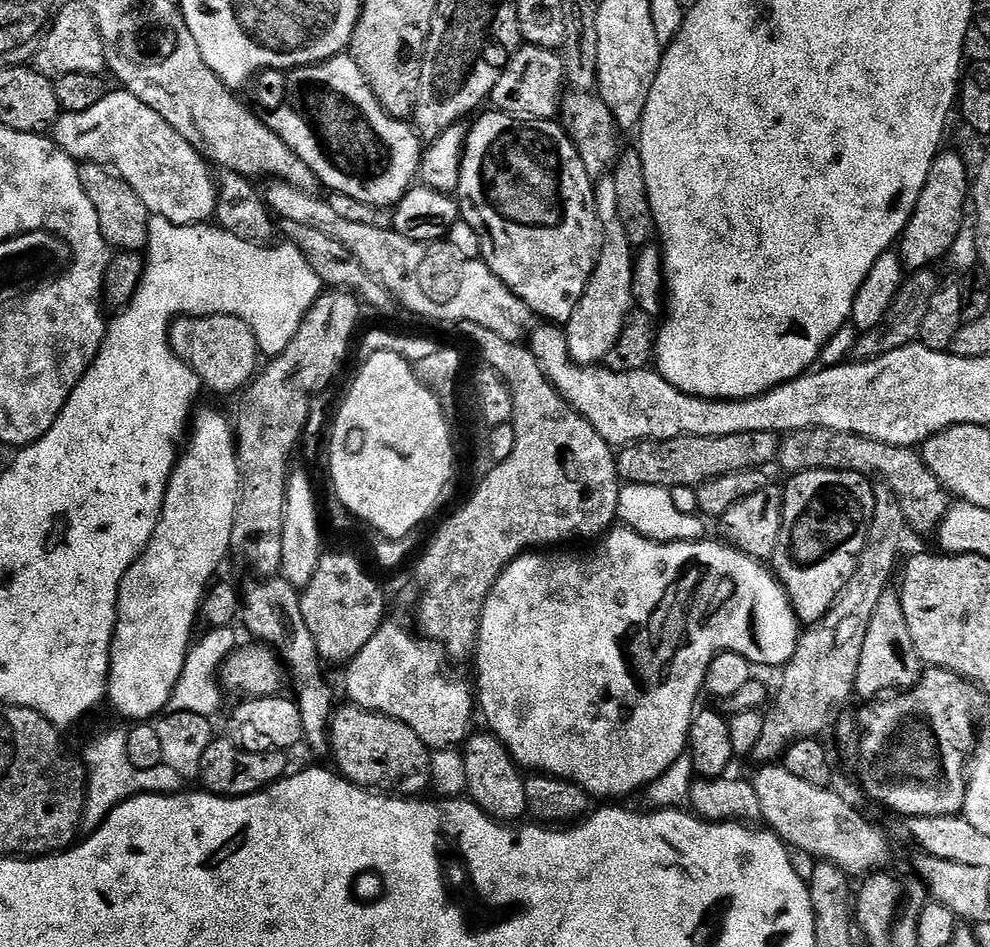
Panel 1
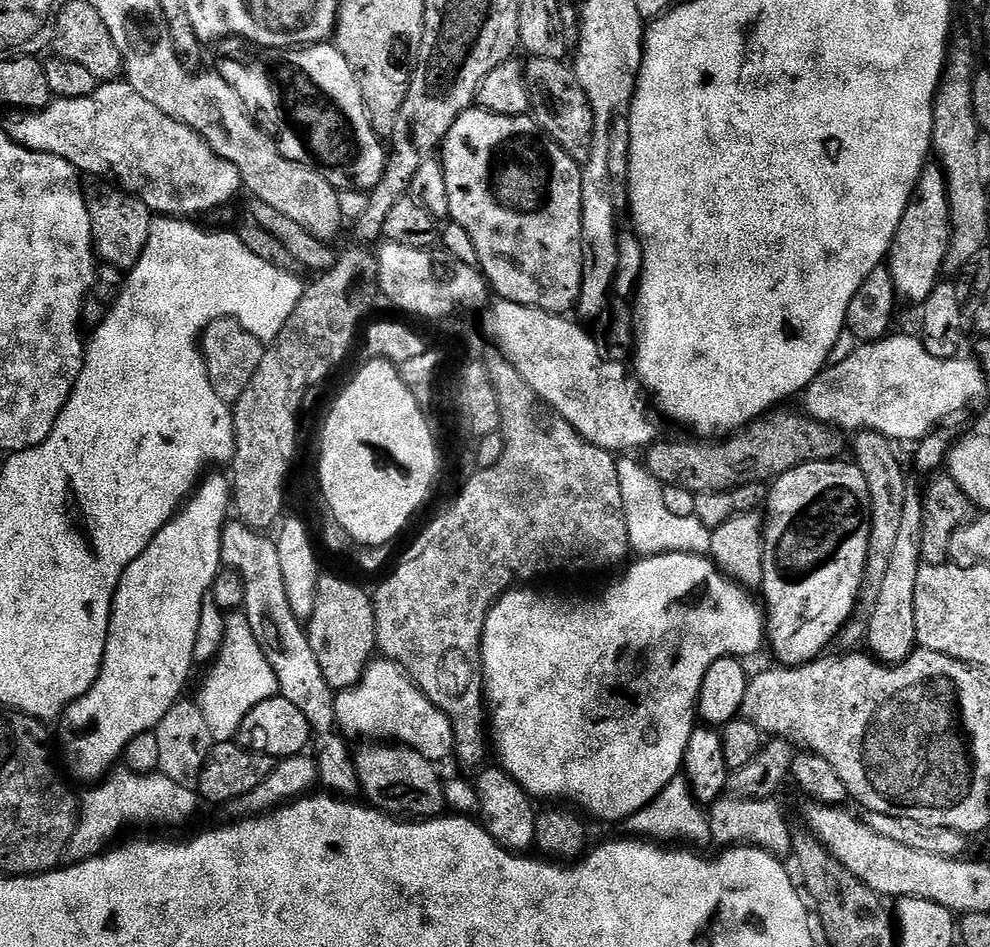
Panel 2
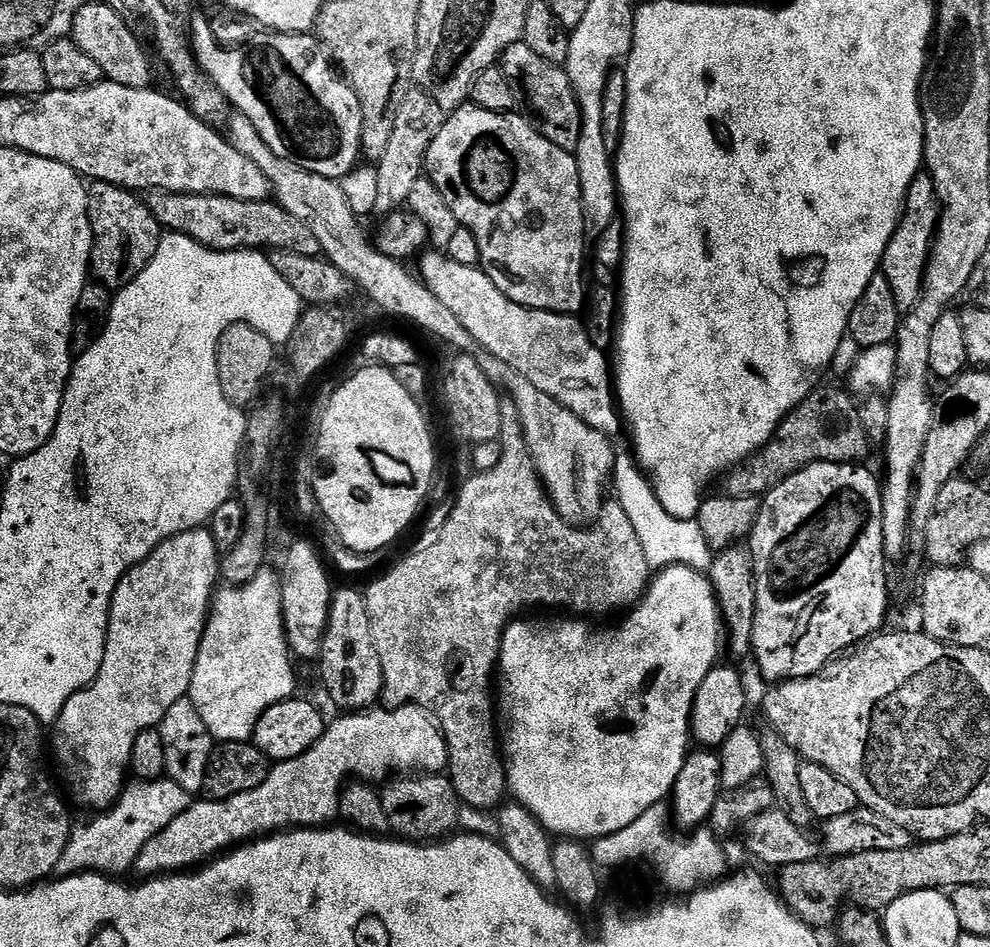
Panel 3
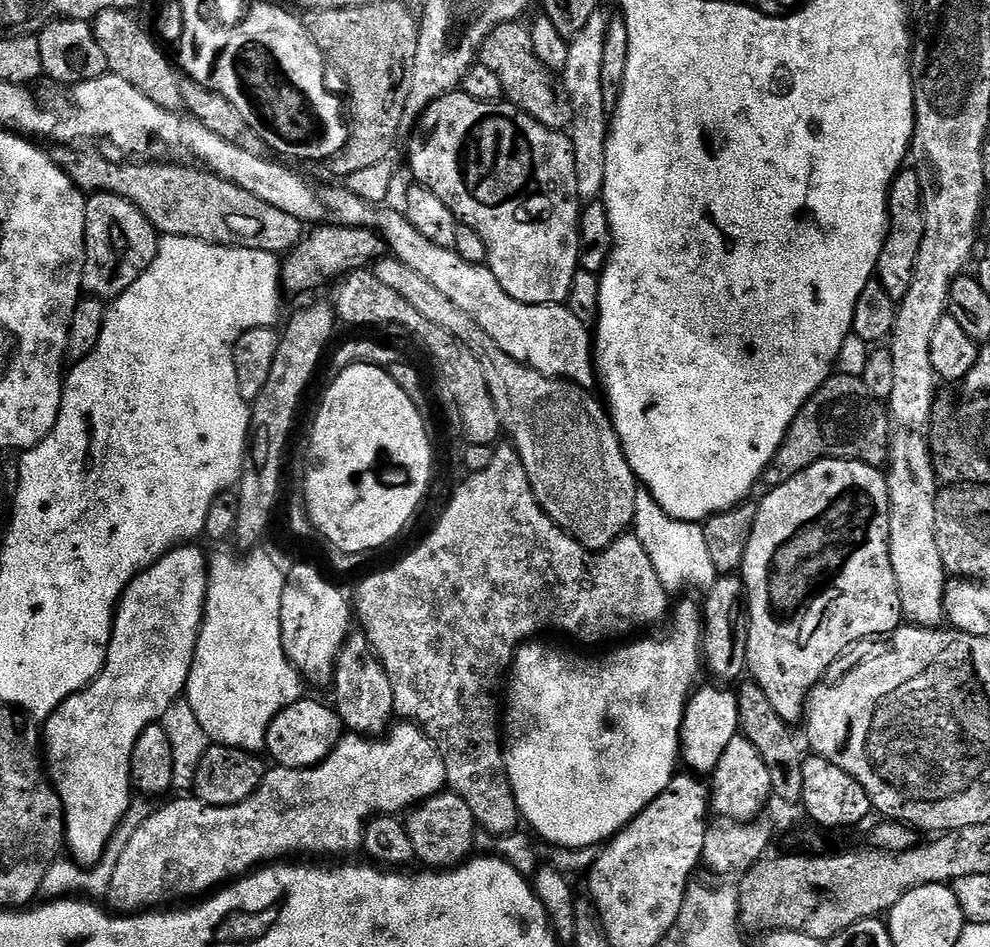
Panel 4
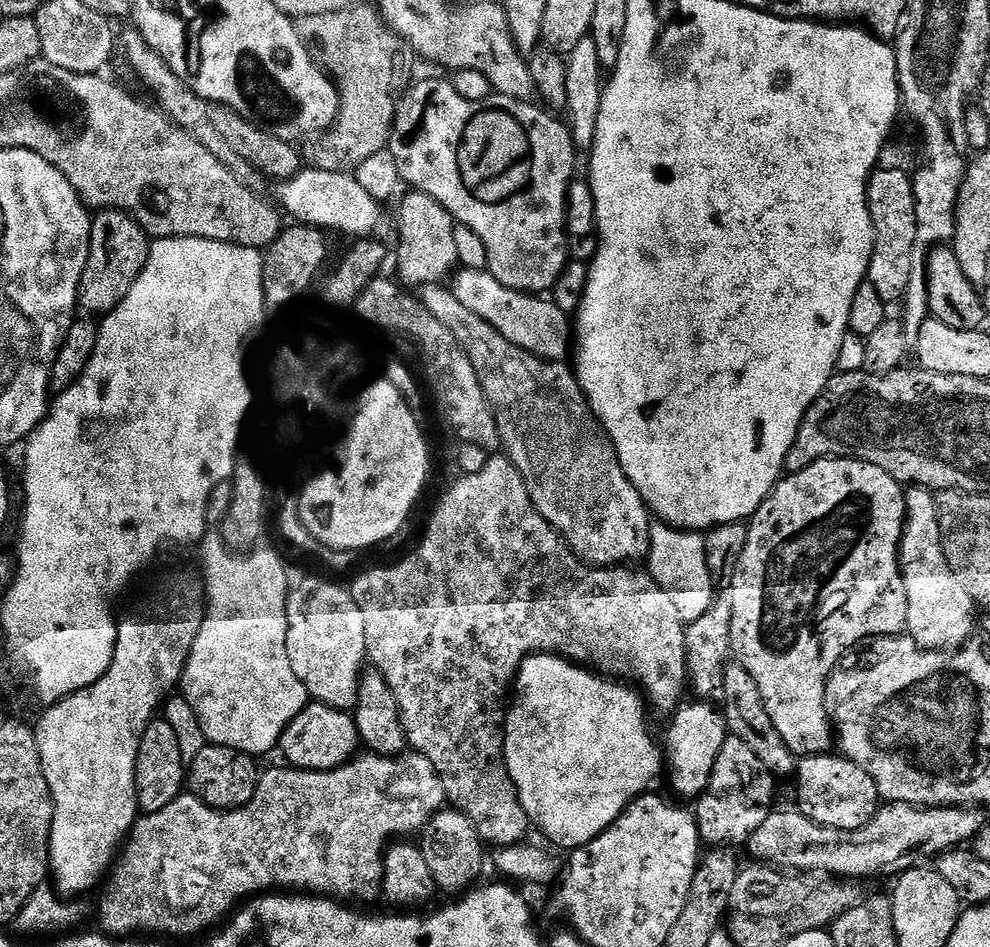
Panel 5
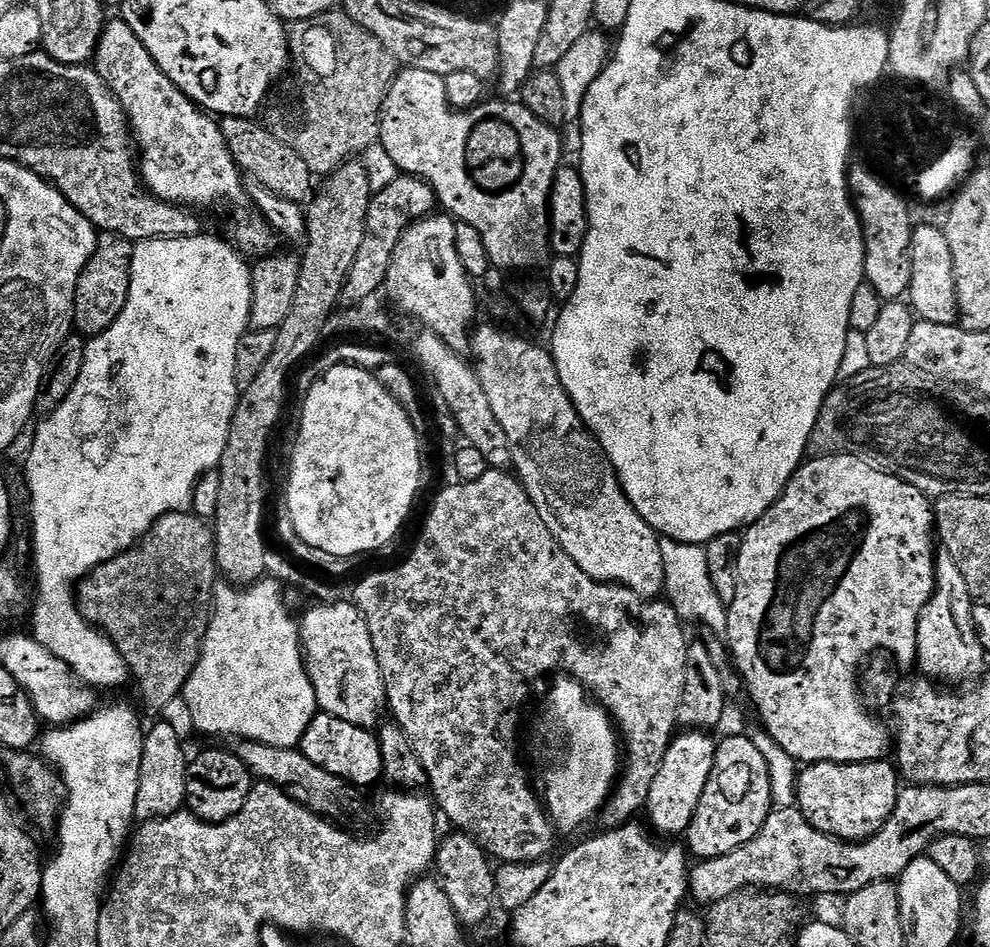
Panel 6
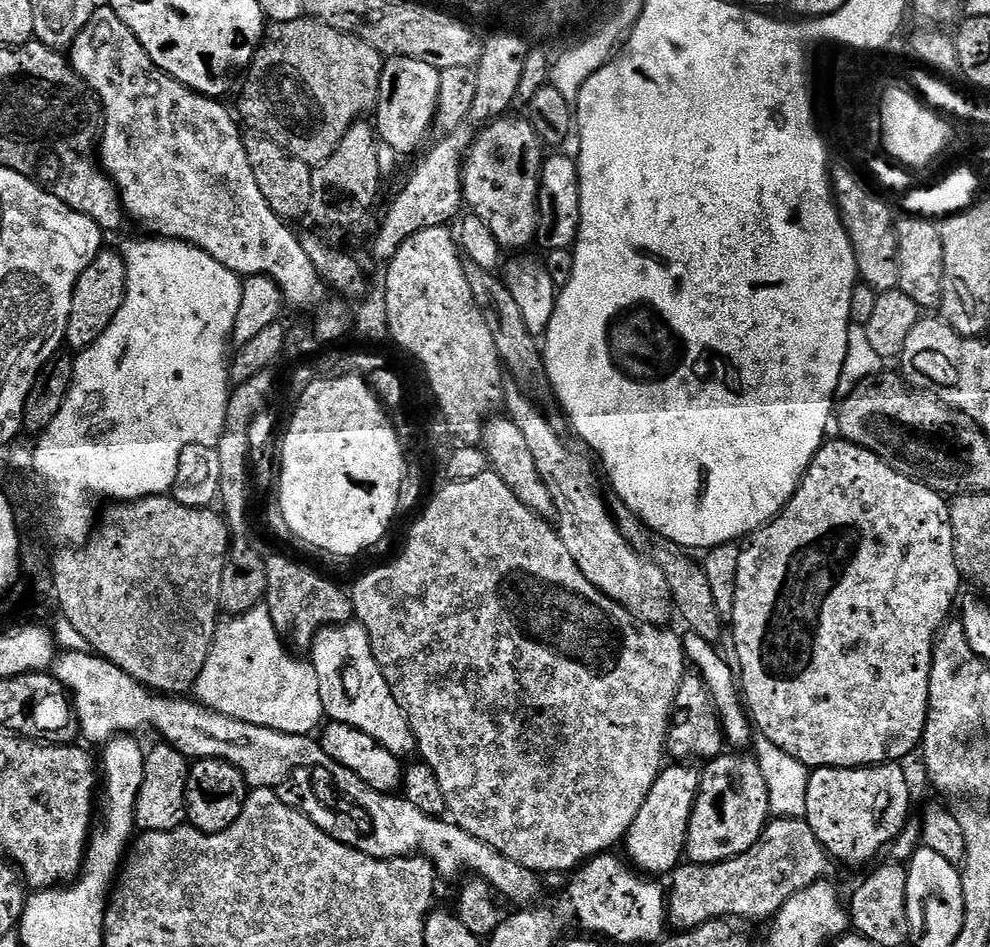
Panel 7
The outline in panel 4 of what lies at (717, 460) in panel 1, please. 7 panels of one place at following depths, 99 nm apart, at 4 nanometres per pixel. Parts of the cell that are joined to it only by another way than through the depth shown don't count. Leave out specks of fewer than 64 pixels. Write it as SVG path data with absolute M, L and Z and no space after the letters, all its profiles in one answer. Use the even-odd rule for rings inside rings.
M833 374L802 406L788 427L776 457L765 469L762 480L769 489L790 482L794 474L806 470L815 460L853 460L883 469L888 462L890 417L887 407L875 400L859 376Z

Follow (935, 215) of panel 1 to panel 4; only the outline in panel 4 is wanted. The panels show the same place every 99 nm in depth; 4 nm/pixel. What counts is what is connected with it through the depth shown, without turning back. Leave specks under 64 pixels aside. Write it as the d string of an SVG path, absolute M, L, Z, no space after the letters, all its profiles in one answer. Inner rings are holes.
M901 170L892 179L888 191L888 233L882 246L882 254L878 258L875 279L897 302L906 298L906 290L910 290L910 282L914 278L914 262L918 258L918 246L922 246L924 237L924 187L920 174L915 170Z

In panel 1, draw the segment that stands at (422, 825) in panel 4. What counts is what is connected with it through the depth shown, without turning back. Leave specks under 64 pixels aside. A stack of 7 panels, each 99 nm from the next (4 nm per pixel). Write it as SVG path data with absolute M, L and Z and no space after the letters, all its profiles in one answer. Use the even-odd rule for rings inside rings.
M337 707L333 711L328 730L330 756L336 759L339 775L360 788L393 798L423 797L430 788L430 750L422 738L418 738L406 722L398 722L393 716L347 707Z

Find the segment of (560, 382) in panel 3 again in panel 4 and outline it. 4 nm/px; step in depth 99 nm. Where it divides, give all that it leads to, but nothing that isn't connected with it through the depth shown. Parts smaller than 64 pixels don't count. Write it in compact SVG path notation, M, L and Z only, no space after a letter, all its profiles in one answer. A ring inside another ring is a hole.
M271 159L257 166L254 172L254 176L256 176L254 191L258 198L278 206L278 210L290 214L301 222L316 220L312 222L331 222L333 225L345 228L371 228L372 231L379 232L381 238L388 243L388 251L395 259L410 266L410 270L414 270L417 274L422 274L422 278L426 278L426 282L430 282L430 286L434 286L434 290L442 290L442 294L446 294L446 298L450 298L450 302L454 302L454 306L458 306L458 310L462 310L469 316L502 351L510 354L510 358L514 358L519 364L525 364L538 370L538 374L543 376L555 376L558 380L569 380L571 384L577 384L579 388L585 390L597 387L598 377L594 367L593 337L585 324L578 322L578 318L574 318L574 314L570 314L567 306L564 304L523 304L518 302L514 298L510 298L510 294L506 294L506 290L502 290L502 286L498 286L498 278L494 278L494 274L484 264L466 262L451 247L435 244L430 242L430 238L418 234L418 230L414 230L414 226L410 226L408 217L404 215L403 211L396 209L395 212L394 209L388 208L389 206L377 206L371 204L370 201L364 201L357 194L352 193L347 186L315 188L314 185L307 184L298 173L291 172L287 166L289 167L287 163L273 162Z

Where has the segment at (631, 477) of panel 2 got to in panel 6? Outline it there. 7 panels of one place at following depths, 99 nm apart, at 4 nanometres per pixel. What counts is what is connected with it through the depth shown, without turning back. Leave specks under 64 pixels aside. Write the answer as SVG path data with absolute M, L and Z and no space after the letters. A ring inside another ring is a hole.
M661 539L662 562L664 563L663 595L667 603L680 615L681 621L689 625L702 624L703 629L716 636L727 637L728 609L714 591L710 582L710 566L706 566L706 550L699 544L683 544L677 540Z

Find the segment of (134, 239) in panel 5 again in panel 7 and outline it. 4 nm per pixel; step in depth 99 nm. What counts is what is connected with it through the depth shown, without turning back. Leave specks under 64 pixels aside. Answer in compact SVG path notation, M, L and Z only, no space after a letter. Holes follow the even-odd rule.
M102 250L82 270L82 278L74 286L74 298L70 302L70 322L66 322L64 344L69 349L83 350L89 348L102 334L106 334L106 326L114 322L114 314L122 310L124 291L126 290L126 262L119 251Z

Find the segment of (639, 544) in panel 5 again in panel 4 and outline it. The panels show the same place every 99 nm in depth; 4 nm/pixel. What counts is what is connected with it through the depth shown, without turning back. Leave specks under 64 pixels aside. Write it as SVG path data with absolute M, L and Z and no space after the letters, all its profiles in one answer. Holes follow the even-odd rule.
M381 258L375 261L374 271L378 282L390 286L390 290L406 298L422 318L442 326L442 330L465 344L478 358L482 366L482 374L486 378L486 386L490 390L490 398L494 398L494 406L498 410L500 426L505 437L509 436L511 447L516 449L522 466L526 470L526 478L534 490L534 498L540 509L547 514L564 533L578 541L584 548L592 552L600 552L610 546L619 536L625 535L632 528L634 502L638 490L638 481L628 465L628 459L612 428L611 419L605 405L592 397L591 391L571 384L569 380L558 380L555 376L543 376L525 364L519 364L510 354L506 354L479 326L472 321L442 290L434 290L422 274L410 270L401 260Z

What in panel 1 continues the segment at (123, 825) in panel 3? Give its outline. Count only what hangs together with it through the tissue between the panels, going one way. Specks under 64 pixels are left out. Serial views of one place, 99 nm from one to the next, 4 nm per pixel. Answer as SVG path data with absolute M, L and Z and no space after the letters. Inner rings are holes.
M122 727L108 728L100 732L84 748L82 763L86 769L86 791L84 793L84 819L82 828L91 834L102 826L102 822L122 802L132 796L145 796L148 792L182 792L186 781L177 771L163 766L150 770L138 770L130 766L130 758L126 758L127 731Z

